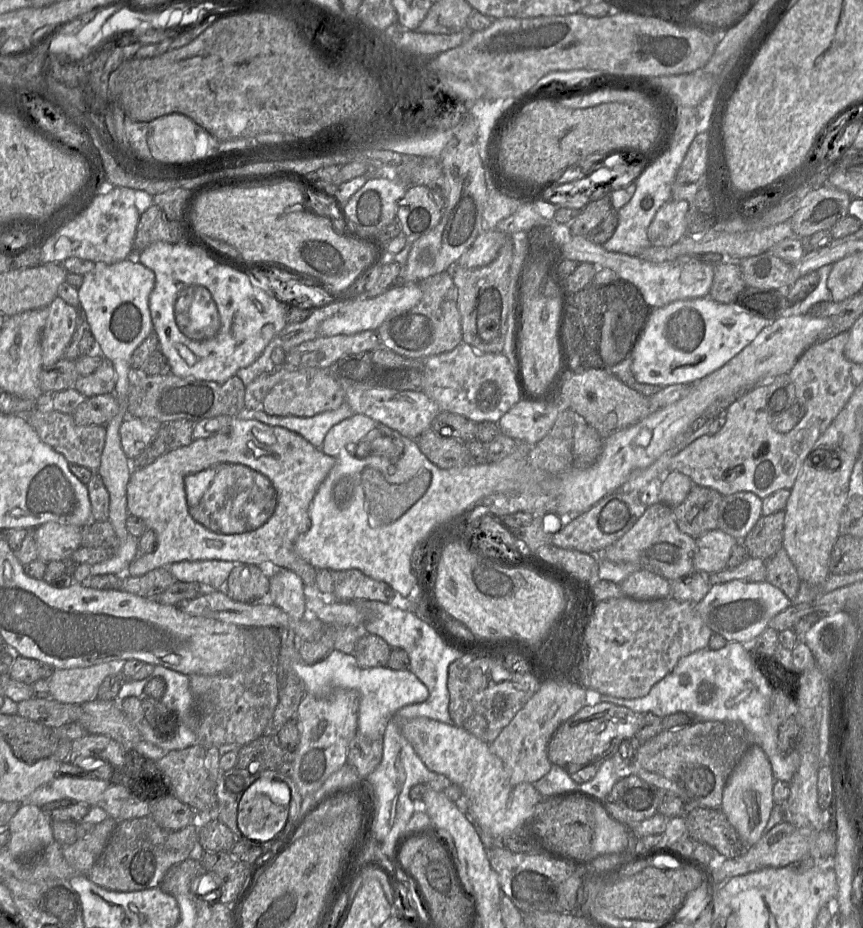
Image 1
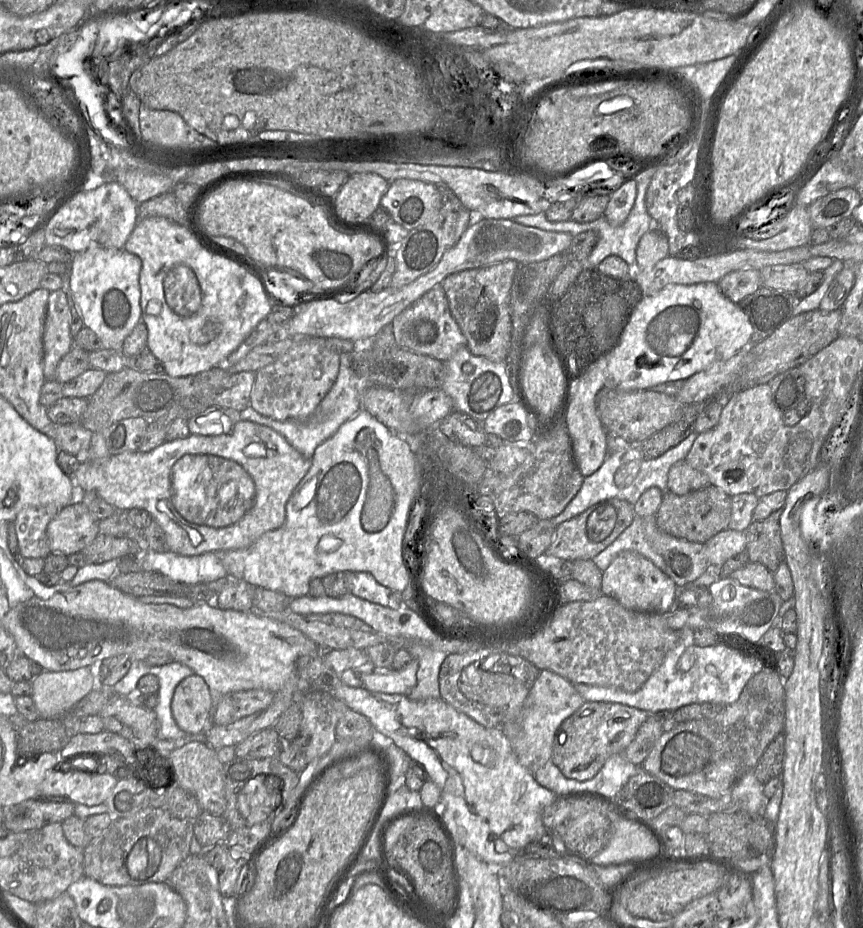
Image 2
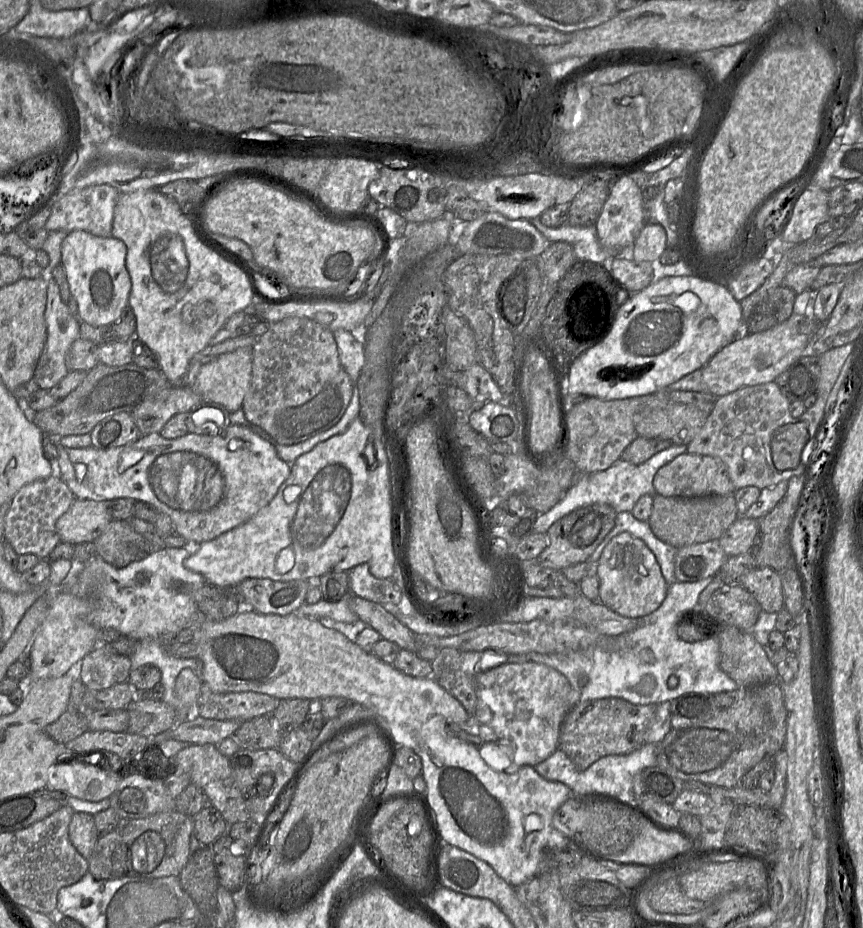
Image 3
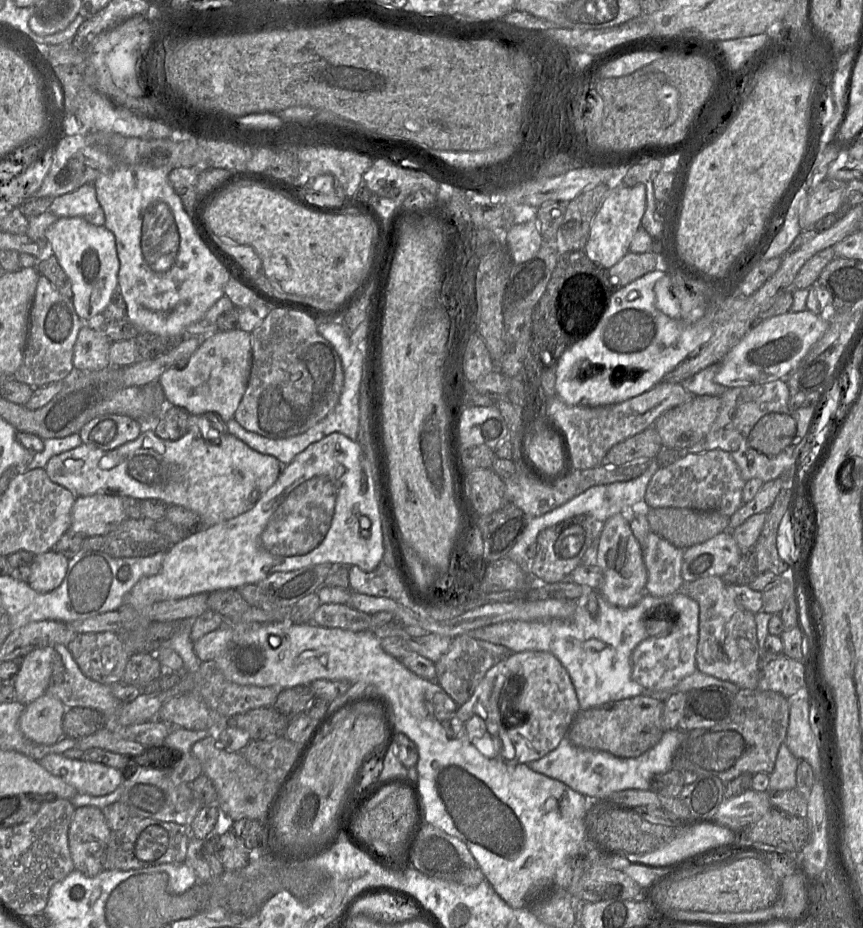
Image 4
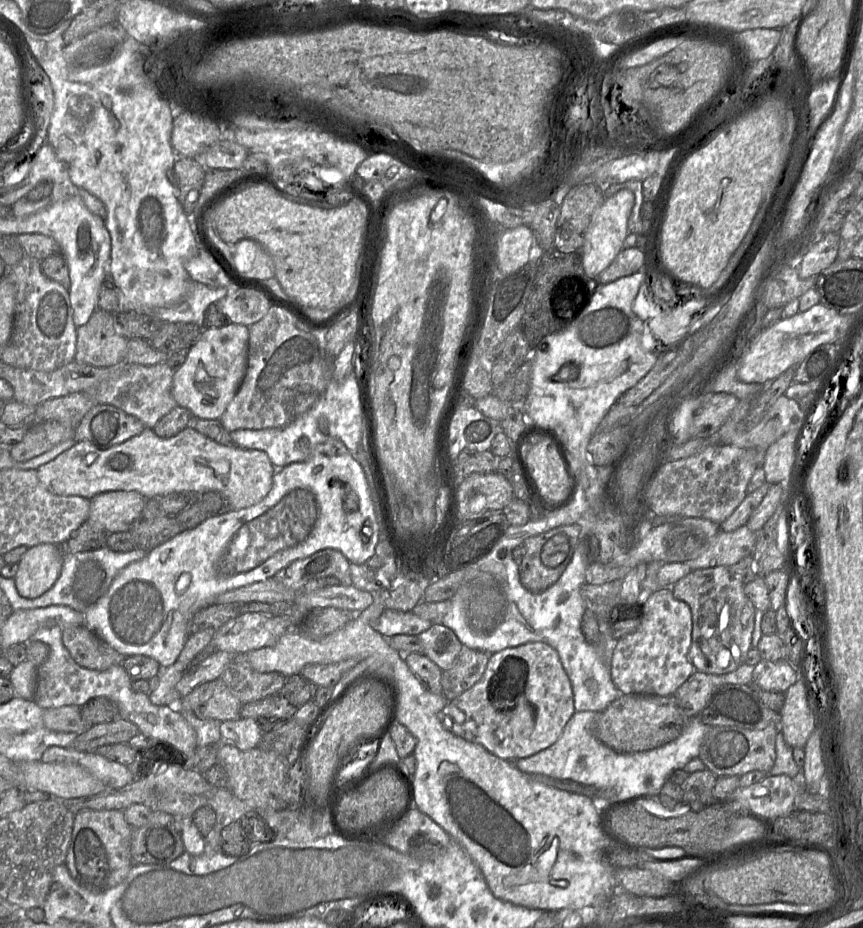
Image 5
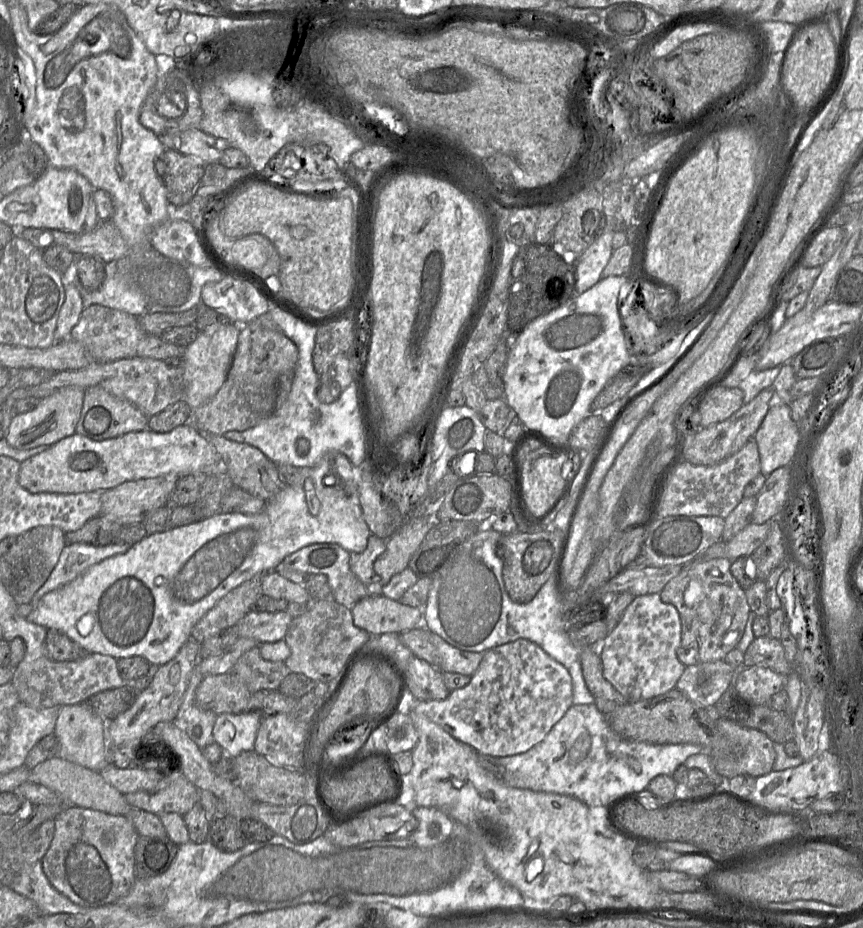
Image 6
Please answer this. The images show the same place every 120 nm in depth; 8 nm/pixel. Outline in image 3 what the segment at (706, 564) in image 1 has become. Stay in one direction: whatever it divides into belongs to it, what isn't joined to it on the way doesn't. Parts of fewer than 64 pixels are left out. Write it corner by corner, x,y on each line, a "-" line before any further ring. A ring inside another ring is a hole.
739,516
721,535
719,543
728,557
750,552
758,534
758,519

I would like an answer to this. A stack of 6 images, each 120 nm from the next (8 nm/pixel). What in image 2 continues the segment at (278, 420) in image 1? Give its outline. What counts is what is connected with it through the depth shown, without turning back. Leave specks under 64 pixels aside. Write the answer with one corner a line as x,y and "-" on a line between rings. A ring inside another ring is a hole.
340,355
337,379
317,407
311,418
304,421
277,421
259,414
248,406
239,413
240,420
267,426
281,434
299,453
310,459
317,446
333,436
342,424
355,416
361,409
361,395
371,385
364,384
350,367
350,355

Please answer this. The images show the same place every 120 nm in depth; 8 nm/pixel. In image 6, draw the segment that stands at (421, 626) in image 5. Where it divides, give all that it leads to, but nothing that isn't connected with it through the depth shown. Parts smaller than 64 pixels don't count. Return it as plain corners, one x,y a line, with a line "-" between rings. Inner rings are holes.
368,594
351,607
354,624
370,635
402,633
422,626
421,608
405,605
383,594

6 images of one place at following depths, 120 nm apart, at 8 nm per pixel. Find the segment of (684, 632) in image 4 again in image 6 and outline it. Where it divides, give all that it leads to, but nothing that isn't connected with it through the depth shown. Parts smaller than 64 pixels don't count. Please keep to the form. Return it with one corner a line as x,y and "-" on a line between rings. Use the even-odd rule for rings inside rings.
659,593
635,596
620,621
610,630
599,646
605,678
624,697
626,702
637,702
660,696
676,687
686,666
679,660
677,649
681,643
681,620
678,610
664,603

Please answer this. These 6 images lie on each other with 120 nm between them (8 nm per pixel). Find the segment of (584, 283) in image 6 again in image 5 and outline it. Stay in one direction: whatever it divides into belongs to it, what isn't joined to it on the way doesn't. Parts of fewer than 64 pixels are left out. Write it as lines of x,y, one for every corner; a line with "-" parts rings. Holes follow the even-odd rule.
622,189
611,197
605,198
581,246
582,265
589,278
597,278
623,249
624,239
629,233
628,219
633,205
634,194
629,189

